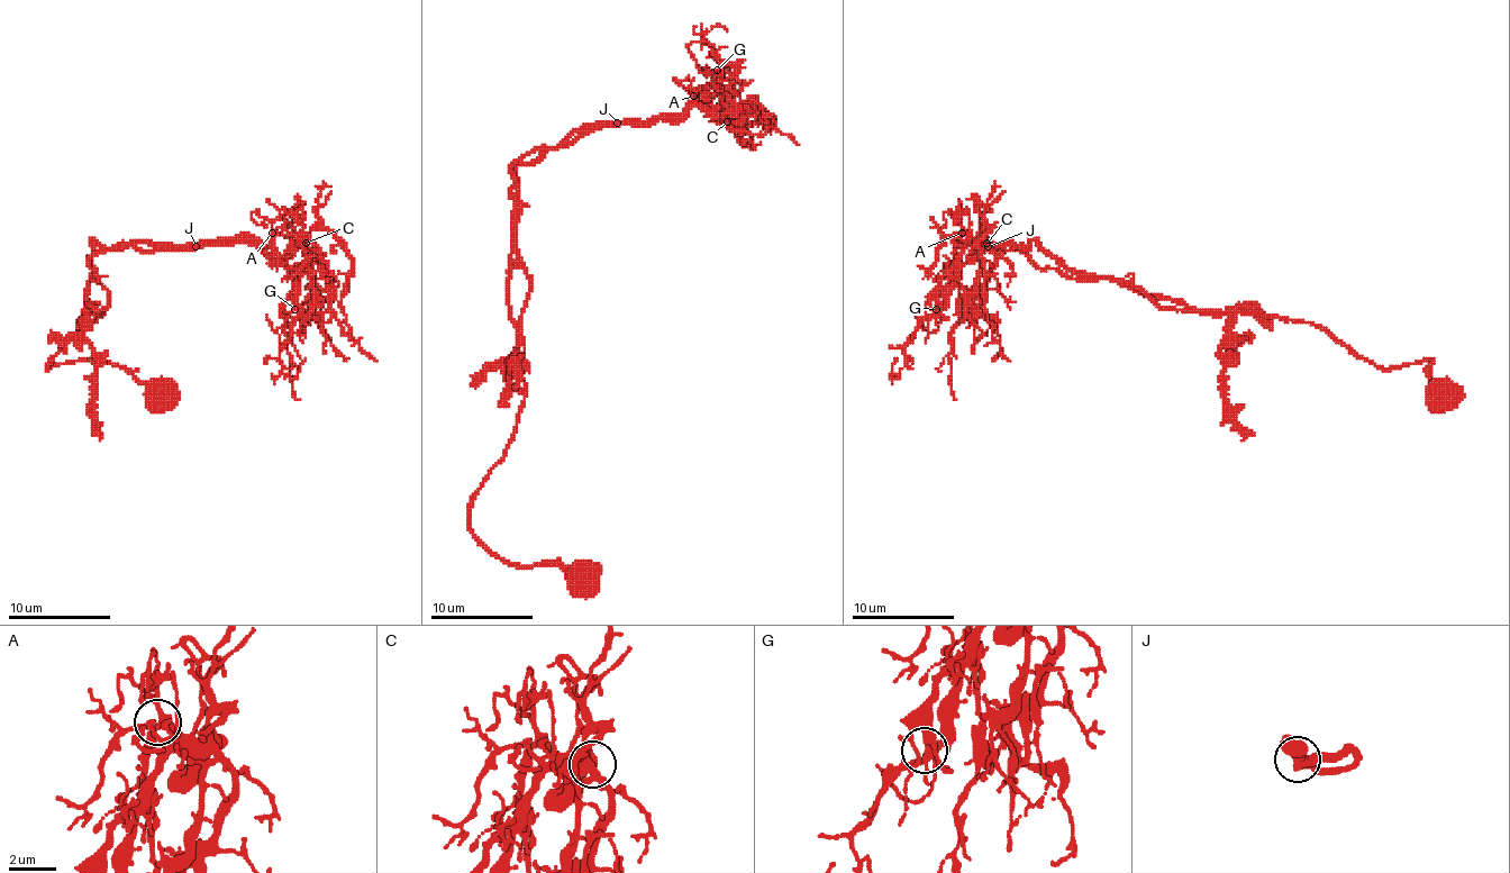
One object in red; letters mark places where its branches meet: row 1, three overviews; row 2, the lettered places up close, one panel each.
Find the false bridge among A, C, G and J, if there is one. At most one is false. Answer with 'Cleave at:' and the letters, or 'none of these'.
Cleave at: none of these

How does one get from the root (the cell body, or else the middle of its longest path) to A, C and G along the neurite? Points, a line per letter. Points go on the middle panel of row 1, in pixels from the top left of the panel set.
A: (583, 573), (503, 563), (470, 527), (524, 399), (511, 185), (519, 165), (601, 127), (711, 109), (693, 96)
C: (583, 573), (503, 563), (470, 527), (524, 399), (509, 303), (517, 167), (689, 106), (727, 121)
G: (583, 573), (503, 563), (470, 527), (524, 399), (511, 185), (601, 127), (711, 111), (717, 70)

